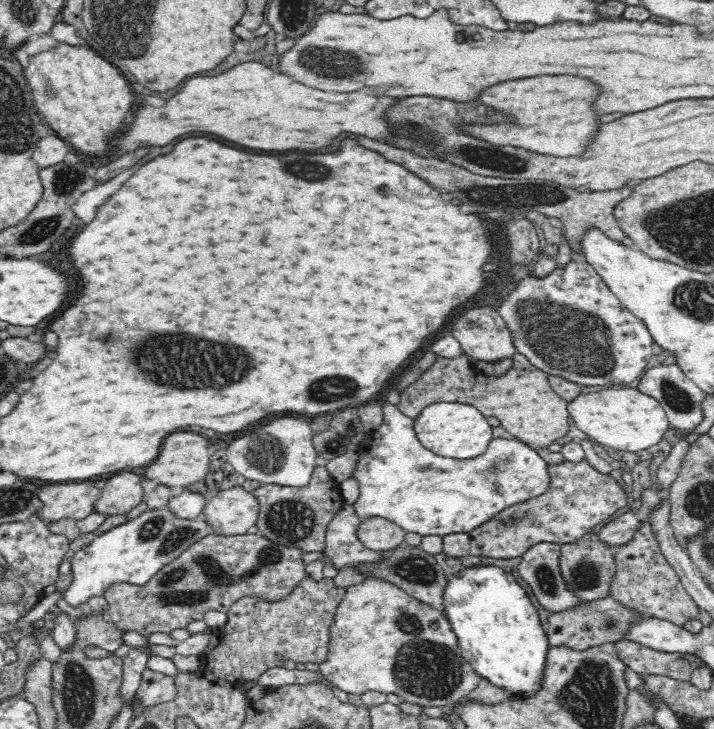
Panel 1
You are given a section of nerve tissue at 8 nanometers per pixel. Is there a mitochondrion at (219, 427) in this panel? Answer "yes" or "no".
no

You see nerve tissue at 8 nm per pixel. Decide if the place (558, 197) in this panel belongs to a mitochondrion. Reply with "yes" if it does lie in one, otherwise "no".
yes

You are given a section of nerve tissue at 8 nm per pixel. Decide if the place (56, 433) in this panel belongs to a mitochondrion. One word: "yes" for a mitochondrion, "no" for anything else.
no

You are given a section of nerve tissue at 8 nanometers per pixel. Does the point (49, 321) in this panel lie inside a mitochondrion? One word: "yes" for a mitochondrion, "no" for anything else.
no

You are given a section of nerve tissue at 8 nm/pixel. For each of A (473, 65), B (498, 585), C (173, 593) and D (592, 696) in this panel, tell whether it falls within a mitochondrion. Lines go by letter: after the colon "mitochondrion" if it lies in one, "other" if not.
A: other
B: other
C: mitochondrion
D: mitochondrion

